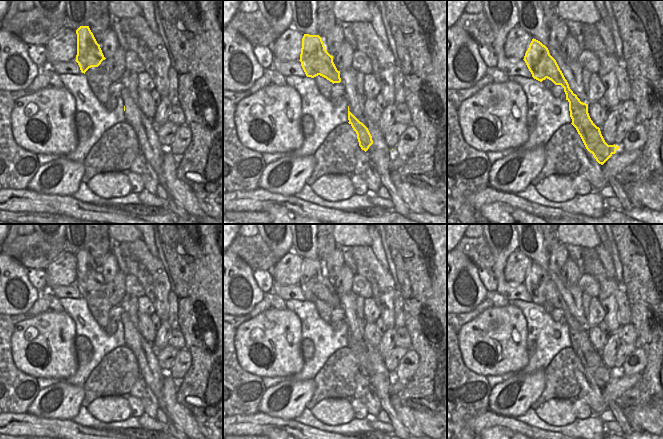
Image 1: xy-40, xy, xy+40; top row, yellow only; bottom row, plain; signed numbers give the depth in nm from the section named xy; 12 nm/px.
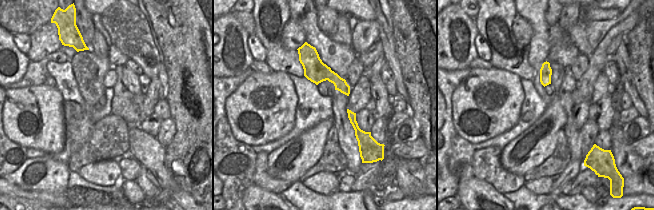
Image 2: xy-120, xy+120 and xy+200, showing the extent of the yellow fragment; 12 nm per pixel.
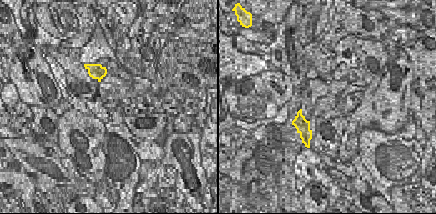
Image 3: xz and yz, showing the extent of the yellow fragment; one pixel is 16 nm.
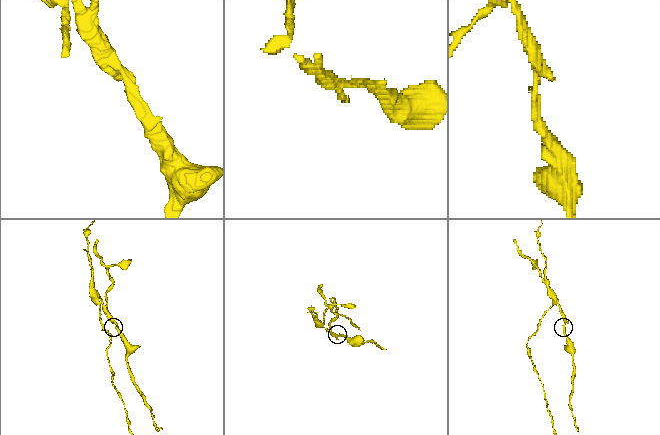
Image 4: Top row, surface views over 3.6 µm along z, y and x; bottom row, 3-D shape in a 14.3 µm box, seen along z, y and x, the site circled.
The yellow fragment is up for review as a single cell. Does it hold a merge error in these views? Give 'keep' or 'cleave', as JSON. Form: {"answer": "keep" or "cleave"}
{"answer": "cleave"}

